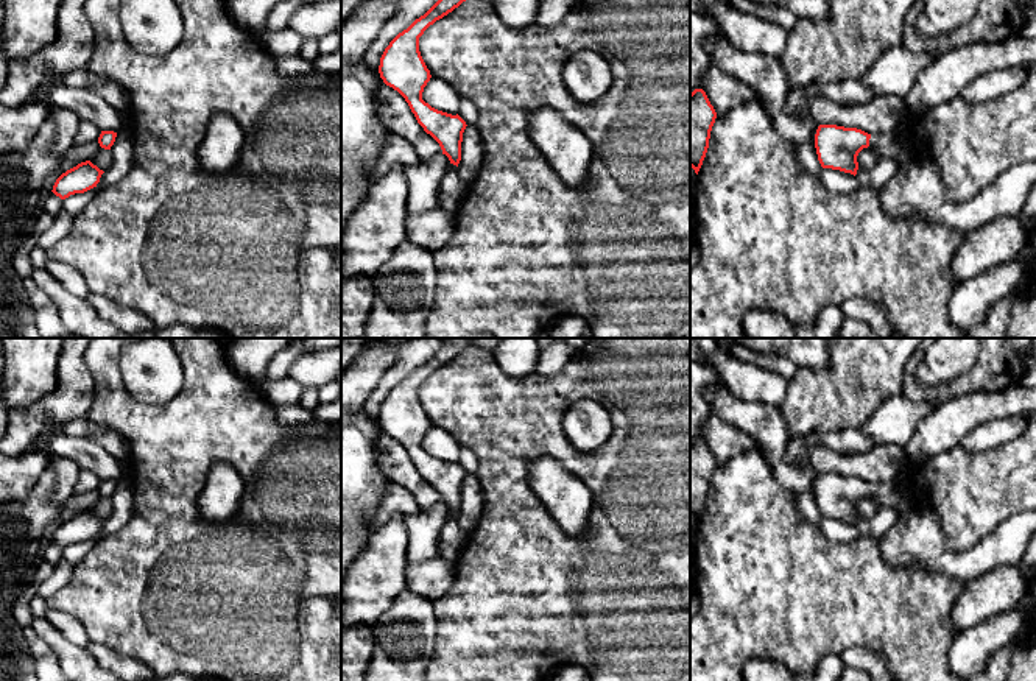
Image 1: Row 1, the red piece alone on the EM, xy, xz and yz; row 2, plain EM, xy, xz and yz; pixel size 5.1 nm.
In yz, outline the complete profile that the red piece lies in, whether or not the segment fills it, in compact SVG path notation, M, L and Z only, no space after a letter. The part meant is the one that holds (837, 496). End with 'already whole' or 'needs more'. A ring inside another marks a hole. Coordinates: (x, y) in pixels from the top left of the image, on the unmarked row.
M819 474L815 483L815 497L823 517L857 524L857 505L863 497L872 496L883 506L904 514L911 510L907 489L899 482L871 485L857 477Z; needs more

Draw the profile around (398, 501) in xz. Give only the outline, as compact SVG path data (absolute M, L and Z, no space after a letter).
M389 480L380 505L369 519L371 528L377 528L396 516L410 516L419 511L414 496L402 485Z

